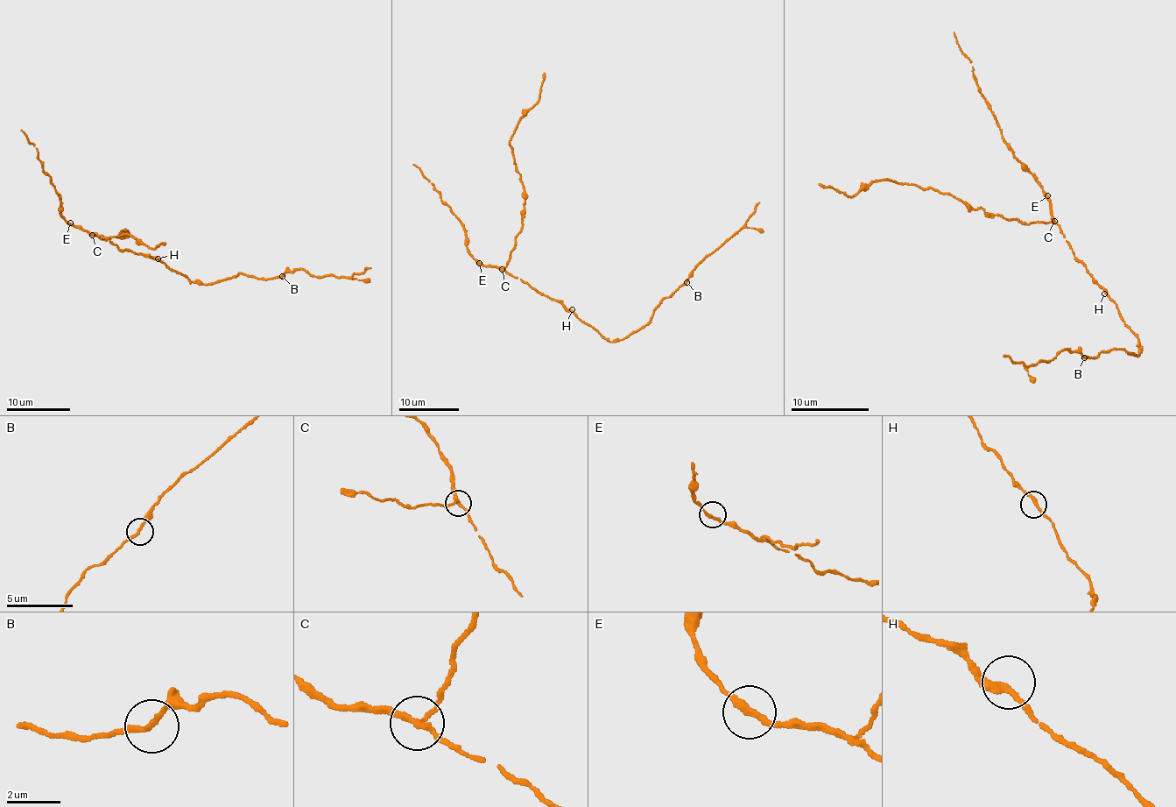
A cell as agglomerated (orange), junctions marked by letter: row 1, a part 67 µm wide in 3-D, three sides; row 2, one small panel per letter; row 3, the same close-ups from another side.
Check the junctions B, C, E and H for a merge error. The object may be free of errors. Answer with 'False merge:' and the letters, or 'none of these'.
False merge: C

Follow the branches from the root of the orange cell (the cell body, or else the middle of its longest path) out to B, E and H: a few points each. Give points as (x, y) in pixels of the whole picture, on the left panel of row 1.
B: (143, 254), (201, 284), (209, 285), (242, 272), (266, 279), (282, 276)
E: (143, 254), (122, 251), (109, 242), (70, 222)
H: (143, 254), (158, 258)

